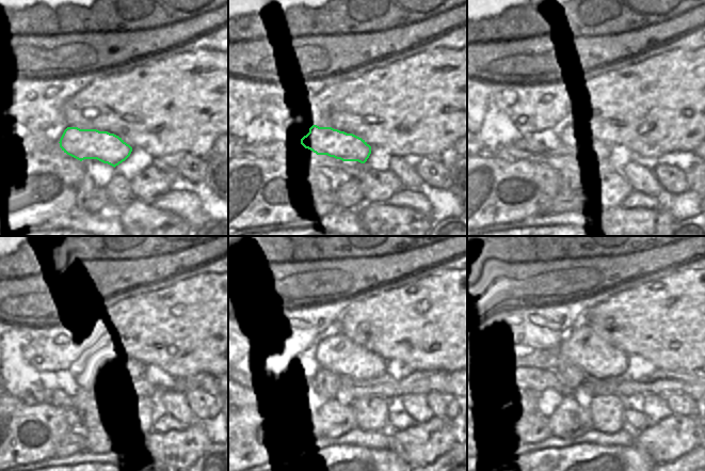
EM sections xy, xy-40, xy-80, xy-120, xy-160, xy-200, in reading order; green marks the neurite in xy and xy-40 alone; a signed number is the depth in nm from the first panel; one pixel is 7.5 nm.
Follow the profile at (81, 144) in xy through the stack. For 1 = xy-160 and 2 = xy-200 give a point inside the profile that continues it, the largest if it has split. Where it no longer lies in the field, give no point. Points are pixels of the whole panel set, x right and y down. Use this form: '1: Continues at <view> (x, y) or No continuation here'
1: Continues at xy-160 (359, 369)
2: Continues at xy-200 (603, 363)

